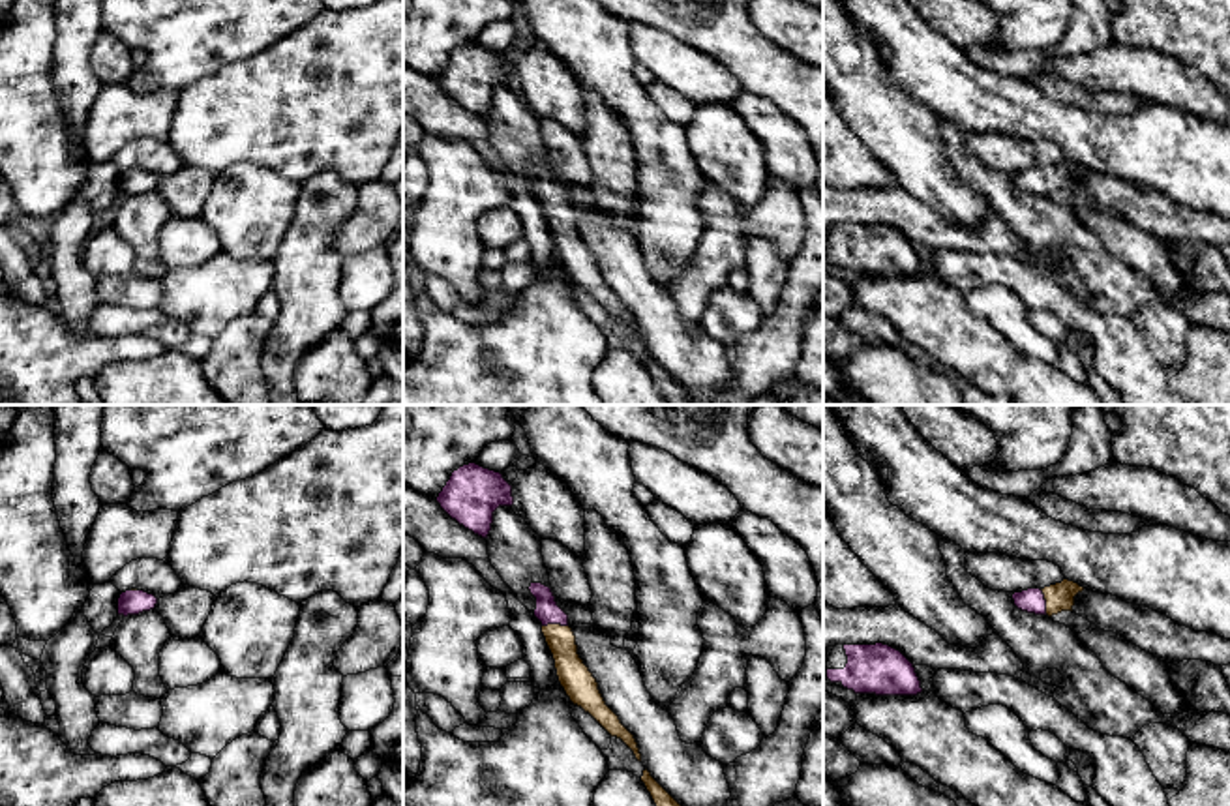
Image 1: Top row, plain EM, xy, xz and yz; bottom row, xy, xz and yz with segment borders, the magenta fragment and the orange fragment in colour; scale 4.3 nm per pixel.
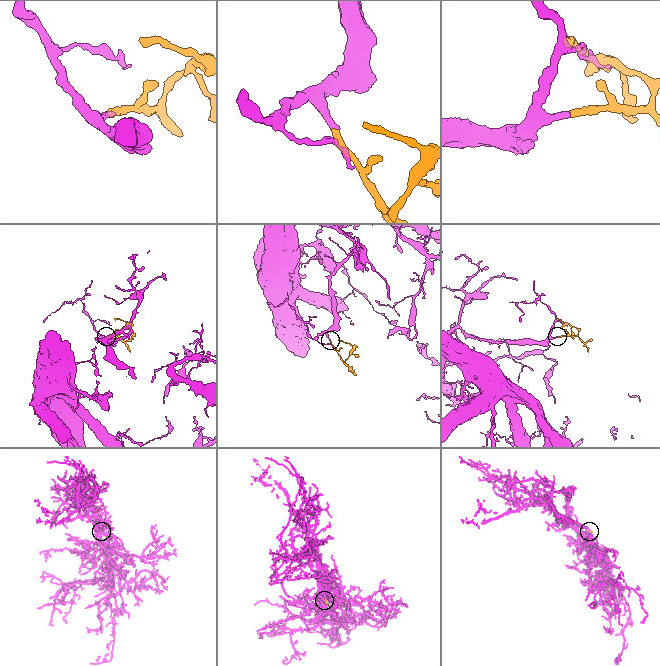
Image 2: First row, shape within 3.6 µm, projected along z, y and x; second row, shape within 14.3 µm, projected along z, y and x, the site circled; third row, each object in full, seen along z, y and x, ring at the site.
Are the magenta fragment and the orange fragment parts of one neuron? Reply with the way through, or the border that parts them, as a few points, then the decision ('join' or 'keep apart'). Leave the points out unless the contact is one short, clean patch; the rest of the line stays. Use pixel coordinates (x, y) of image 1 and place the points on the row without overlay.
runs through xz (548, 192), (554, 203), (574, 255); join

